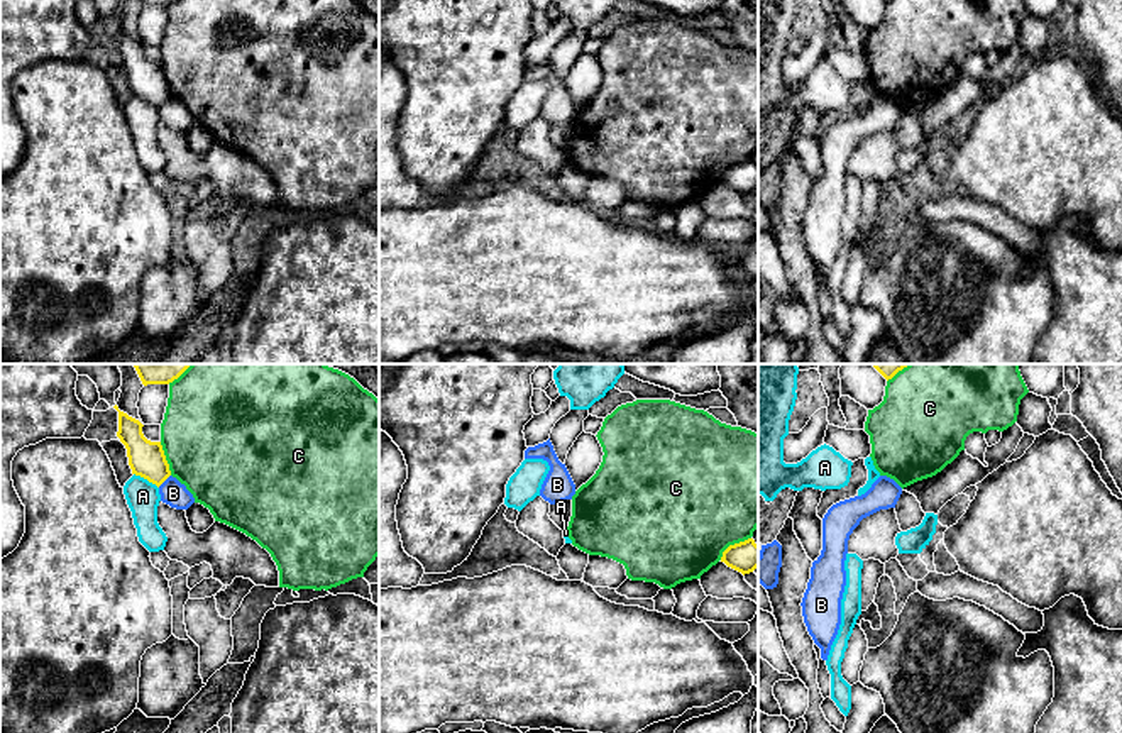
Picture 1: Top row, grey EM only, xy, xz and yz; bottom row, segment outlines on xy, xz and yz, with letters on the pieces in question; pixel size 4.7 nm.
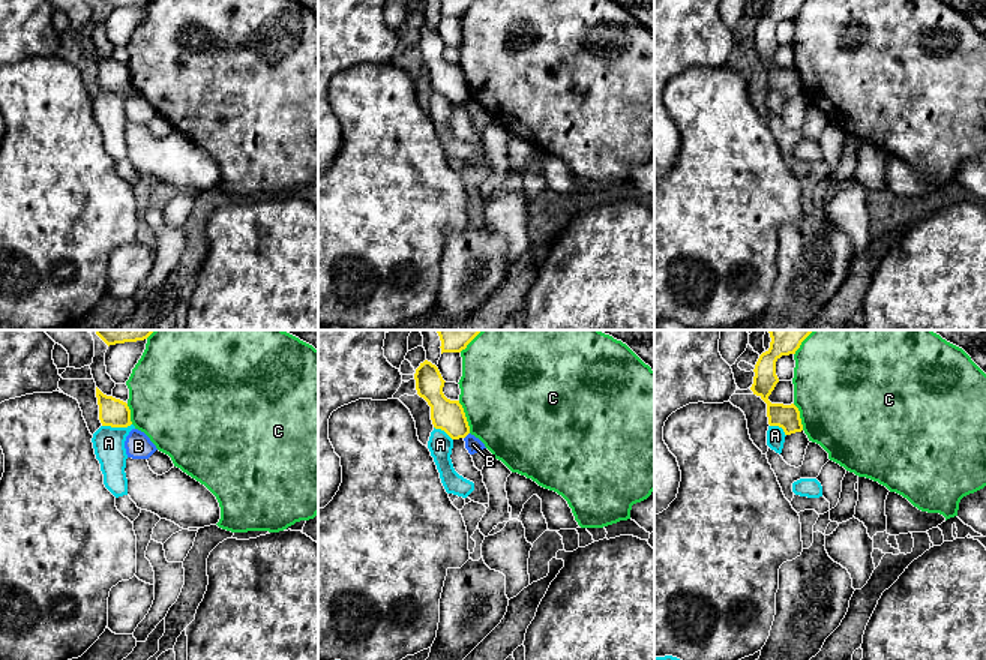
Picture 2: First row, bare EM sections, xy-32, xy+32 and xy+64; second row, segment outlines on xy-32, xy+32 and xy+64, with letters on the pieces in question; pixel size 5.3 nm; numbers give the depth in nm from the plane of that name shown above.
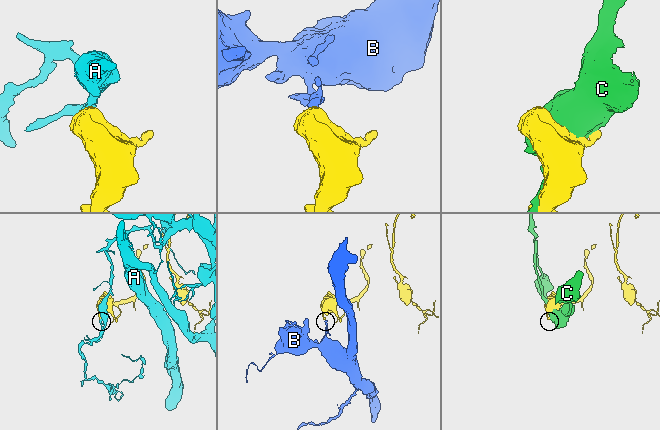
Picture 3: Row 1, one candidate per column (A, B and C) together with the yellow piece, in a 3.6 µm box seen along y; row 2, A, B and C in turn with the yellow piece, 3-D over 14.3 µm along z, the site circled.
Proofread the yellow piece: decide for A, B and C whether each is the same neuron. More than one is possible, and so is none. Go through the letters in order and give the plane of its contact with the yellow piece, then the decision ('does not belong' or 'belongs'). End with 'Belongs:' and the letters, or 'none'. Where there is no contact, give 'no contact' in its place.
A: xy | does not belong
B: xy | does not belong
C: xy | does not belong
Belongs: none

